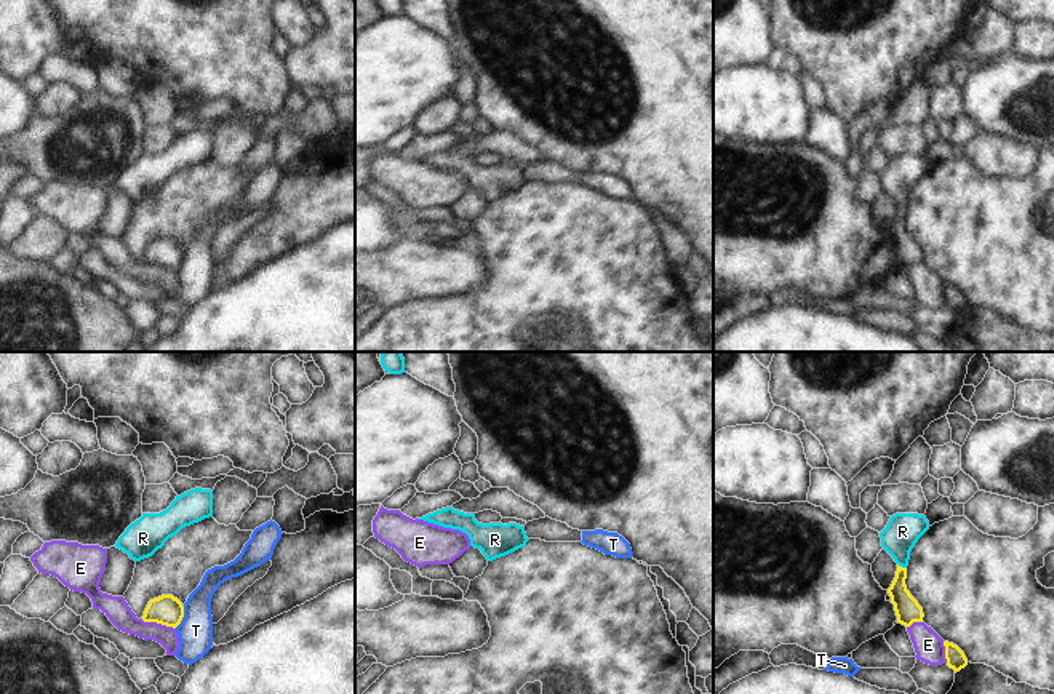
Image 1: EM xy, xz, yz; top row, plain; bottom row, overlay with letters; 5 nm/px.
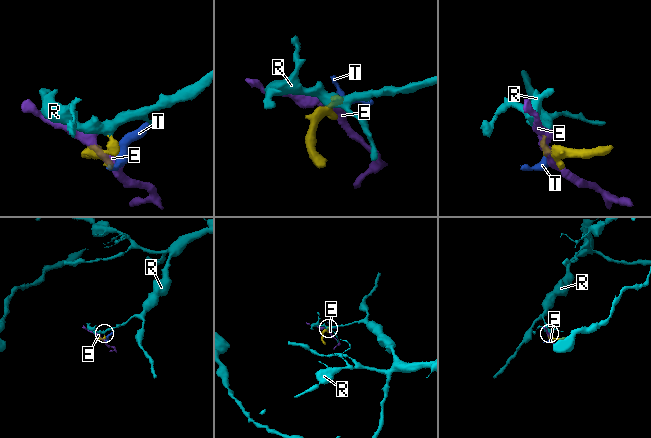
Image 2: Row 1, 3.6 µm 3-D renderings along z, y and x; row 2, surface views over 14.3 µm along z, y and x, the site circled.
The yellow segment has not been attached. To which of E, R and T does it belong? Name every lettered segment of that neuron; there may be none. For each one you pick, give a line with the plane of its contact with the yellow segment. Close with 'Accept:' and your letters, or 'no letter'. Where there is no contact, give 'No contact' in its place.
R: Touches yellow in yz
Accept: R.

